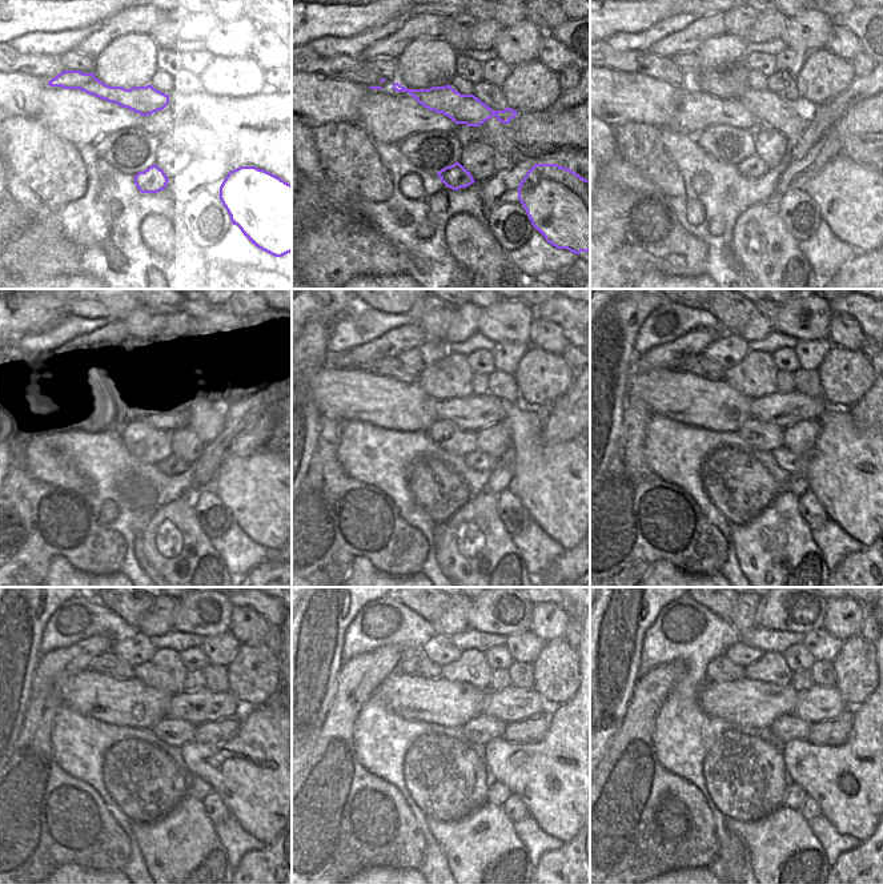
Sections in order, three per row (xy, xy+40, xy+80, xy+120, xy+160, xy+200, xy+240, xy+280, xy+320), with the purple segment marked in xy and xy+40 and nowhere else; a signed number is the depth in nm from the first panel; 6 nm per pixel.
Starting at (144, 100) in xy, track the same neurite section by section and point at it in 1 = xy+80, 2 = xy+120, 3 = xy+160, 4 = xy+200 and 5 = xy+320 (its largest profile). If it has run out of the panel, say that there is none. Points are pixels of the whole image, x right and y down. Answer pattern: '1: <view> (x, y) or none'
1: xy+80 (803, 127)
2: xy+120 (207, 418)
3: xy+160 (562, 487)
4: xy+200 (847, 470)
5: xy+320 (851, 783)

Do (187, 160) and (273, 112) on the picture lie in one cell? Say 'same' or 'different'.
different

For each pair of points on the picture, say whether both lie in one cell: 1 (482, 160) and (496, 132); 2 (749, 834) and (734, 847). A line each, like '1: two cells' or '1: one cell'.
1: two cells
2: two cells

